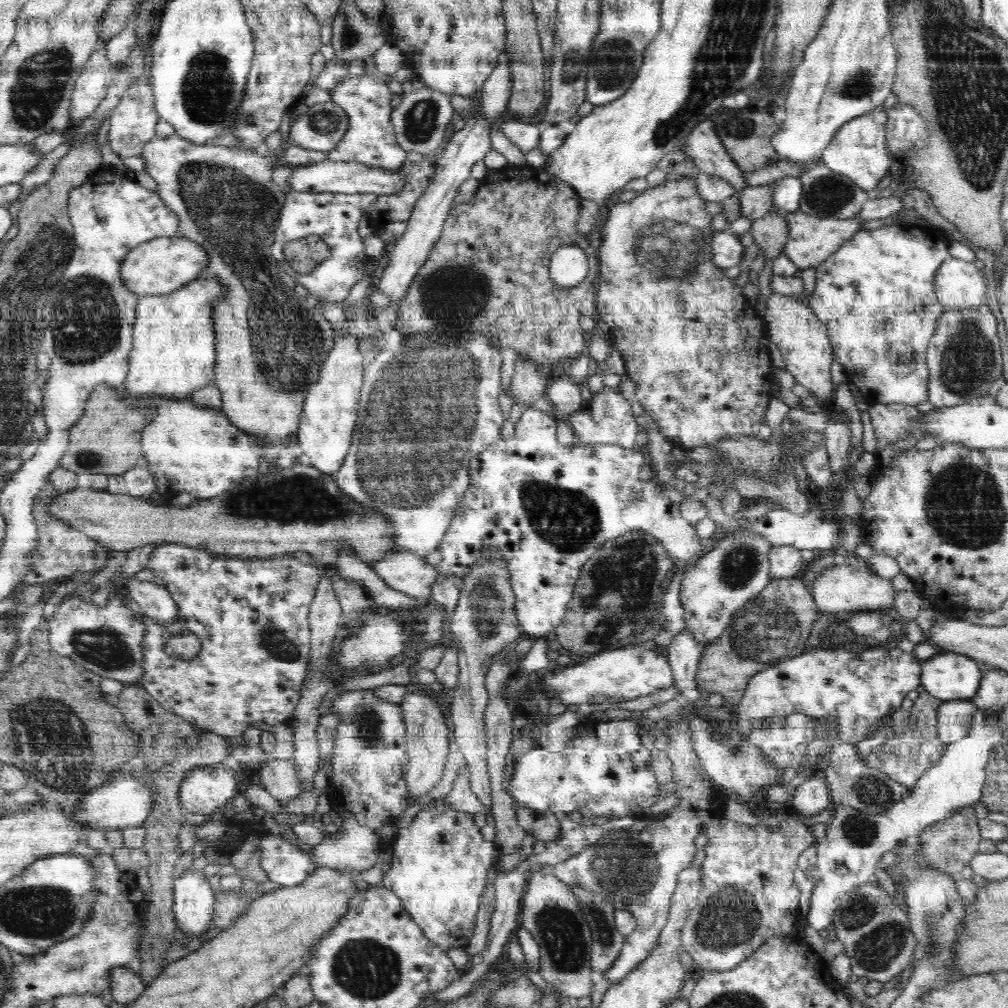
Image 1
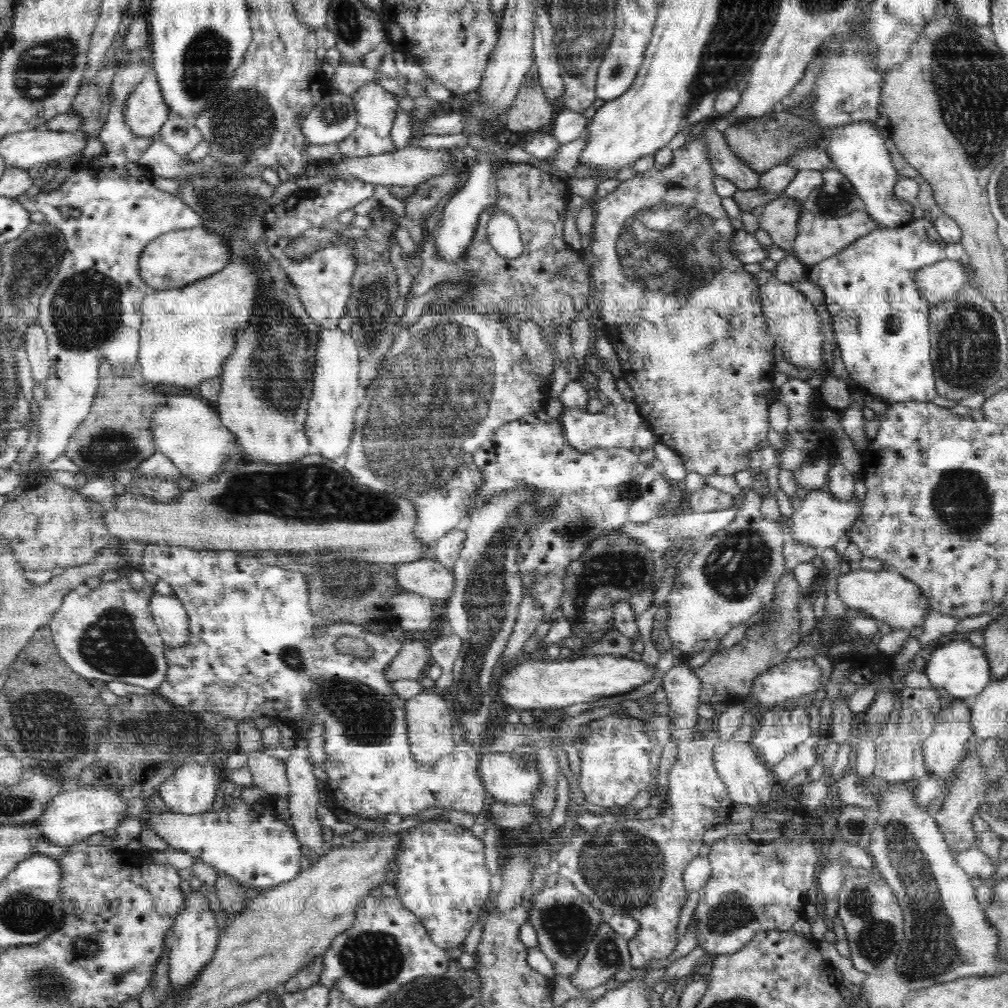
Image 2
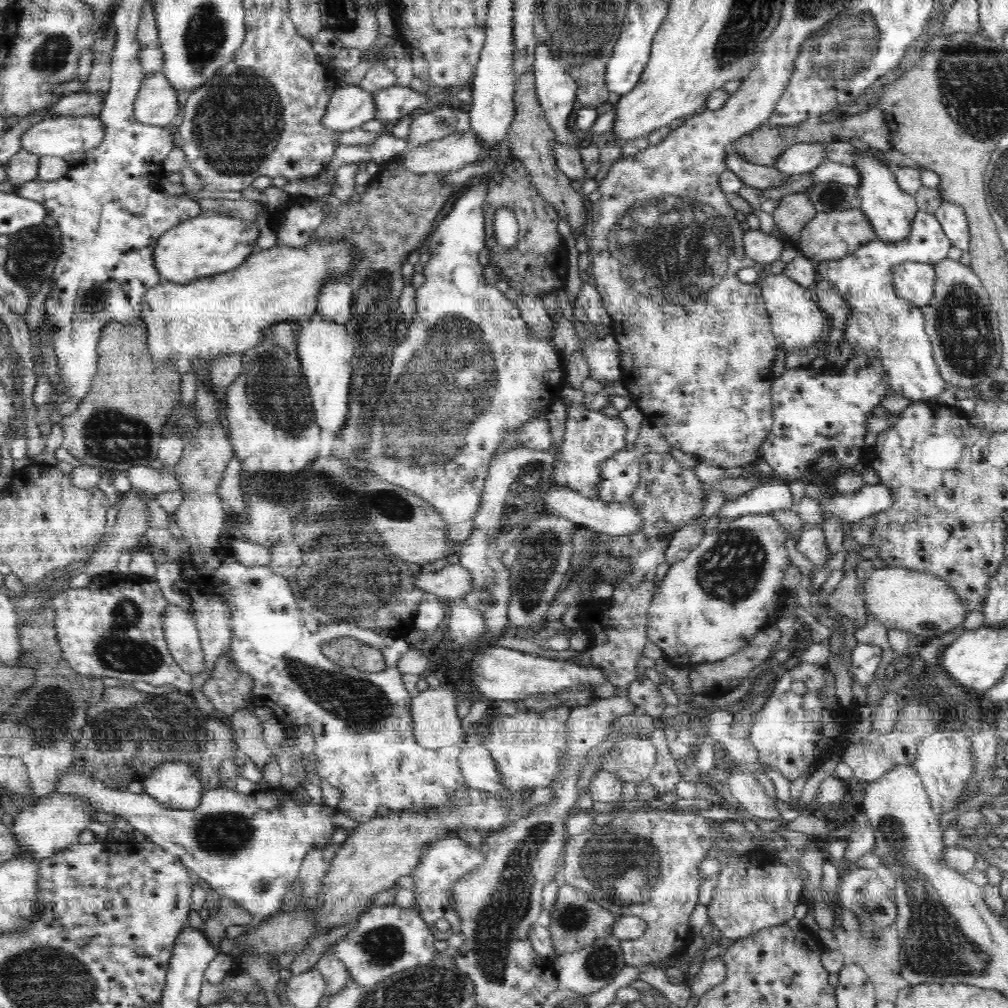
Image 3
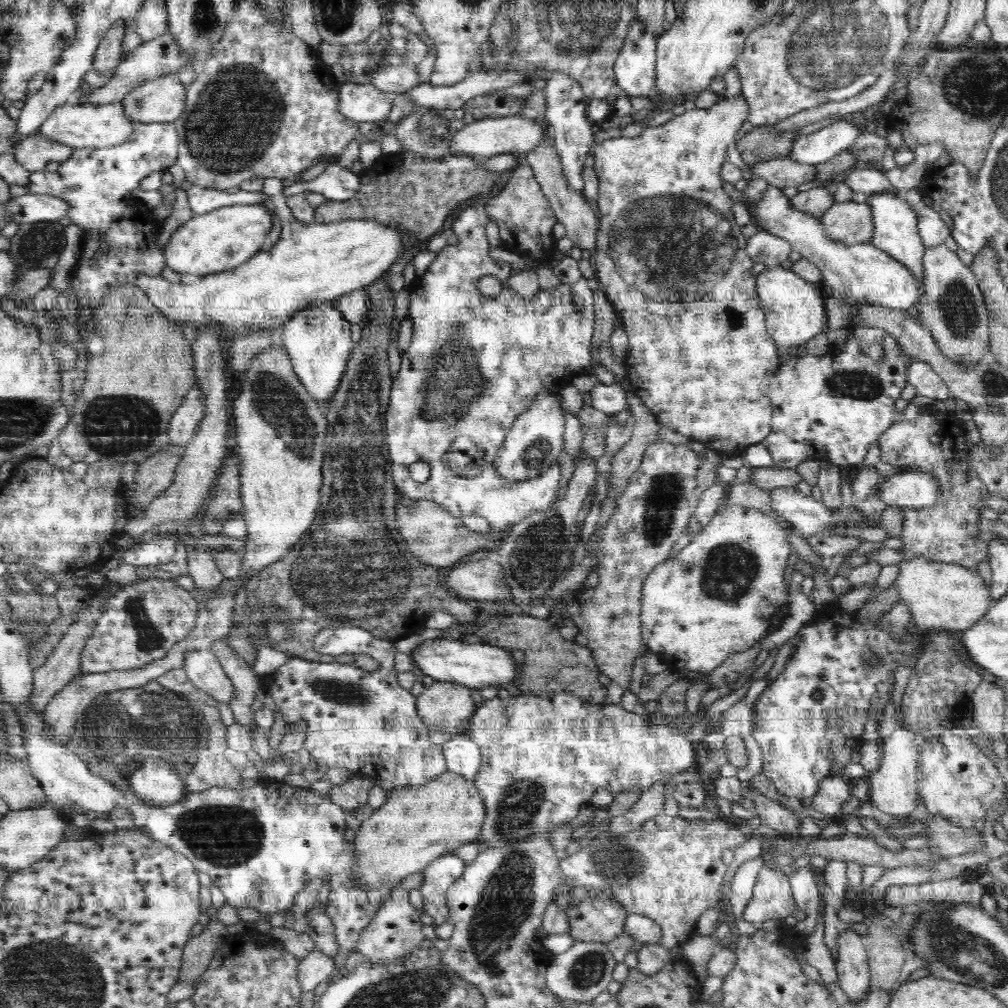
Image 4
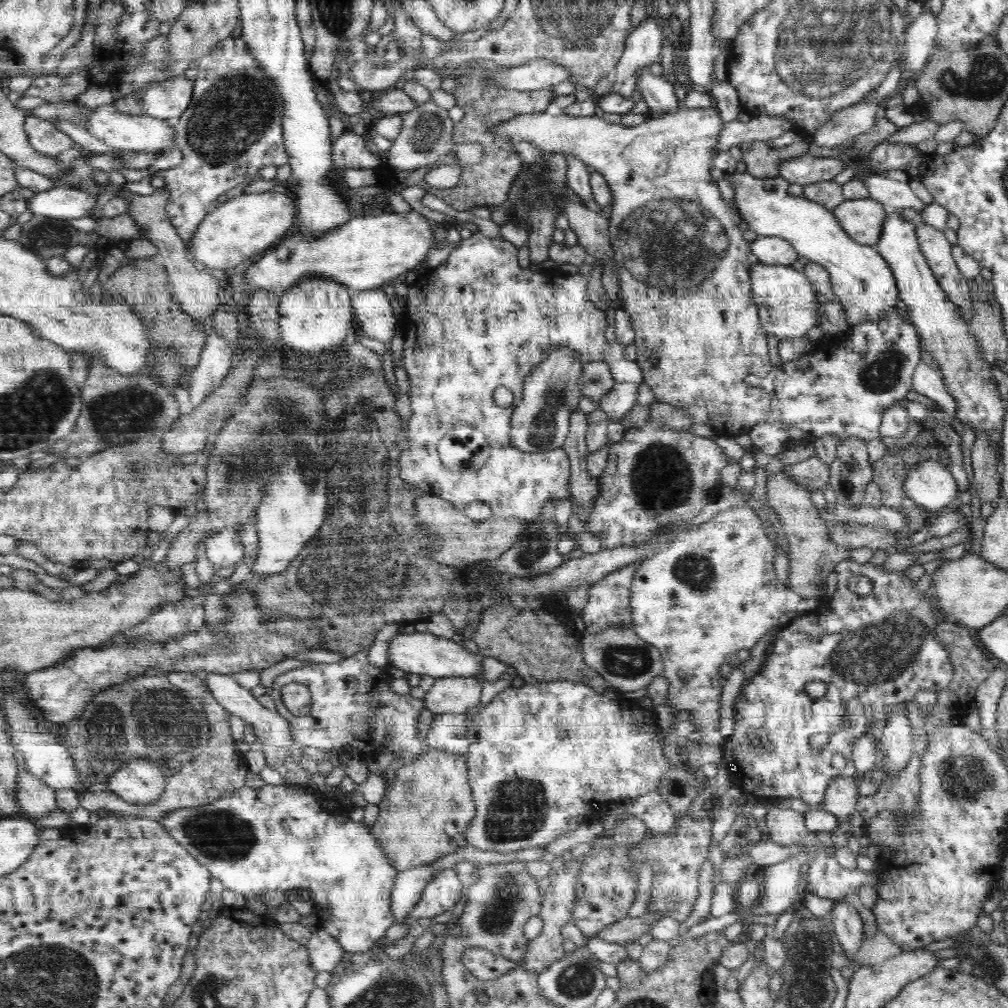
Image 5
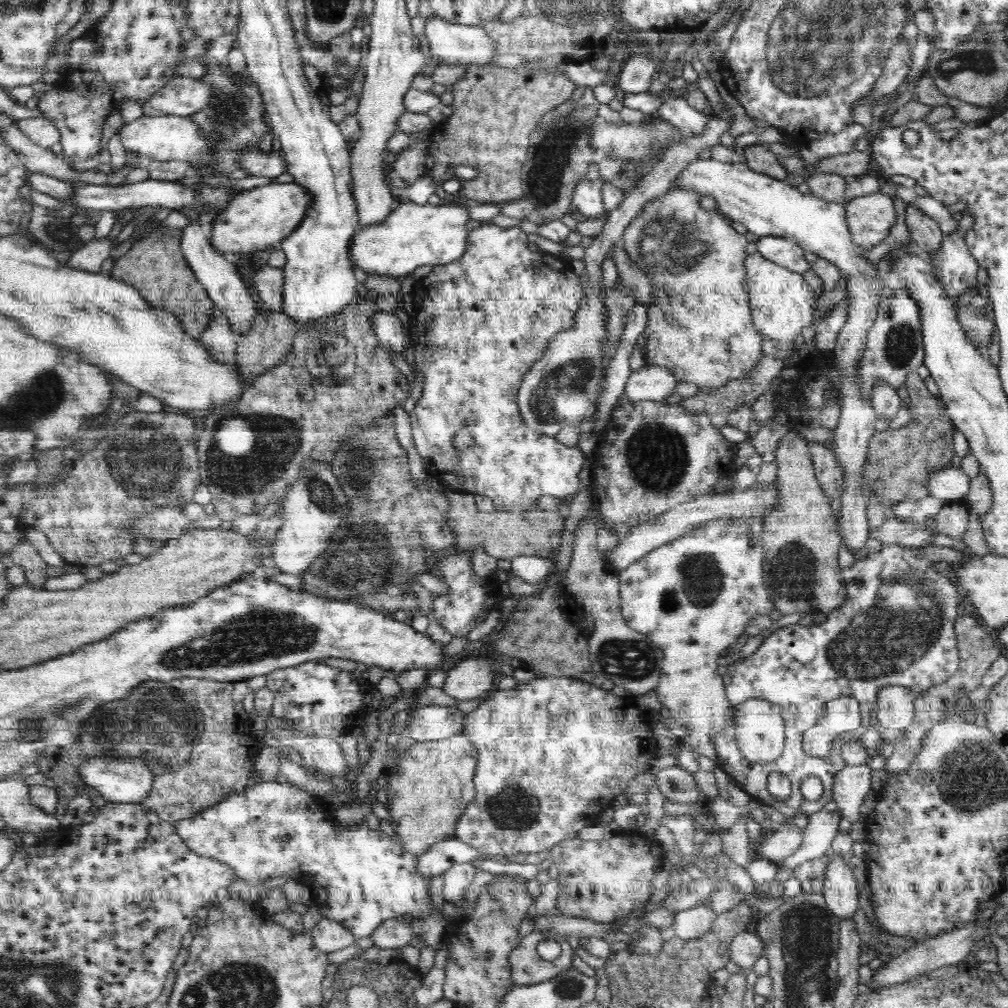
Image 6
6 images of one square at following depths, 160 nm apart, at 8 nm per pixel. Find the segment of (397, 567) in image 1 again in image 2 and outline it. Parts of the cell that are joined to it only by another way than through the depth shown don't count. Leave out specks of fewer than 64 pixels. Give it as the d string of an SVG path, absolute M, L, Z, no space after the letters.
M430 559L398 564L394 573L399 586L428 598L446 600L455 587L453 571Z

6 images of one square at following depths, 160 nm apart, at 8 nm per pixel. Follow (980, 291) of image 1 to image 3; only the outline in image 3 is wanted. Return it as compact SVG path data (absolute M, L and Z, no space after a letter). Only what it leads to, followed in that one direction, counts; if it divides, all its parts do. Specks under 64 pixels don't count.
M902 262L892 268L892 285L899 298L910 305L924 308L934 298L936 269L922 262Z

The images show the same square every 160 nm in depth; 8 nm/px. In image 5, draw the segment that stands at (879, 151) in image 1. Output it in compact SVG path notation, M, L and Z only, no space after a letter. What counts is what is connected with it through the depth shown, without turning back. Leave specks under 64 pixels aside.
M898 211L888 213L884 219L882 226L882 234L880 240L874 245L874 250L878 251L884 257L886 263L890 265L894 277L896 277L896 286L898 287L899 299L908 306L910 322L917 328L918 334L923 341L923 346L928 354L933 356L937 366L940 368L944 385L948 389L948 393L954 397L956 401L956 409L958 409L958 420L962 423L968 423L977 433L984 431L995 444L1001 446L1001 457L1003 456L1001 434L1003 433L1003 422L1005 421L1004 411L1002 408L1002 400L1004 399L998 391L998 383L991 371L989 365L990 358L984 353L976 349L974 339L968 333L967 323L960 317L960 311L954 303L948 301L945 292L940 288L934 273L928 266L926 257L920 251L918 236L916 233L917 226L914 221L904 219Z

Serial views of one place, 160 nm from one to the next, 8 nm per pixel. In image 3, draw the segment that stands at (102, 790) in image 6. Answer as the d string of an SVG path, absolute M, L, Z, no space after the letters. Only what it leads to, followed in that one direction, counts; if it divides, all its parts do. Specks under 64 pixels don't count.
M166 762L144 784L144 791L174 810L194 810L205 789L196 769L184 762Z

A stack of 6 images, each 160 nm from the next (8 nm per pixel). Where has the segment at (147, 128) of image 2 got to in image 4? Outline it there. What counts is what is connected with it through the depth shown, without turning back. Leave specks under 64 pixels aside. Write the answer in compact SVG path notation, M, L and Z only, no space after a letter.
M170 73L143 82L122 100L123 110L128 118L136 123L173 122L182 116L185 109L187 87L178 79L178 73Z

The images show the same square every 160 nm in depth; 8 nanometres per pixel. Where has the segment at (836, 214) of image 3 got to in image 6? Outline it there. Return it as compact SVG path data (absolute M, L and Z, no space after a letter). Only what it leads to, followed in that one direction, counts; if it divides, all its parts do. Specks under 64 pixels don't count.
M880 192L846 201L845 210L849 234L863 250L881 244L896 224L894 200Z

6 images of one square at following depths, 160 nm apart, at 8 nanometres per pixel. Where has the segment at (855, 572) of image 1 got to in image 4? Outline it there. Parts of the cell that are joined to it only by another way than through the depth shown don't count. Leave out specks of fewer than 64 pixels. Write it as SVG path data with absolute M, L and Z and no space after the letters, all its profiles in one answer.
M912 558L899 564L899 573L893 582L899 602L909 608L913 629L928 637L938 630L966 630L974 626L994 604L989 588L984 585L977 570L968 570L958 564Z

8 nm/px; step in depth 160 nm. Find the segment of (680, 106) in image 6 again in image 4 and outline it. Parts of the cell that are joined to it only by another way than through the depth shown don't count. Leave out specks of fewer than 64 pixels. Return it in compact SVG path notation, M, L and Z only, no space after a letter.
M638 16L630 22L619 58L613 66L615 84L629 96L648 97L654 90L658 37L646 29Z

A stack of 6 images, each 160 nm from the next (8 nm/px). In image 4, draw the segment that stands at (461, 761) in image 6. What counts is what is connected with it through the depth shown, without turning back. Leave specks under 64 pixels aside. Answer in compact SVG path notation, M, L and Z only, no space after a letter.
M444 772L435 780L422 787L405 787L388 793L387 802L373 811L370 818L359 822L356 837L353 840L353 858L355 858L355 882L364 890L374 888L390 890L408 874L423 871L428 864L447 852L454 852L459 846L472 841L478 842L482 830L486 809L484 800L470 782L461 774Z

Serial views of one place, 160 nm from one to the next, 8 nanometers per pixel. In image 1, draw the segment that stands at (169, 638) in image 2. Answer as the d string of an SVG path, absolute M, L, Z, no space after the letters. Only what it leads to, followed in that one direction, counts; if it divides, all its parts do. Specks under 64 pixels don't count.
M130 577L124 583L128 590L128 600L136 602L141 610L141 615L150 617L150 620L169 625L176 617L178 607L164 585L148 581L138 581Z

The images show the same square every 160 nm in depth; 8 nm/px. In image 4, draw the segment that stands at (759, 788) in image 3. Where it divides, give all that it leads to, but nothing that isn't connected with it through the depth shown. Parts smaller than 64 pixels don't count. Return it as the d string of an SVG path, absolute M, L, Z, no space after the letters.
M746 788L746 797L755 806L755 814L763 824L774 828L780 834L779 837L796 838L801 820L780 802L767 800L756 788Z

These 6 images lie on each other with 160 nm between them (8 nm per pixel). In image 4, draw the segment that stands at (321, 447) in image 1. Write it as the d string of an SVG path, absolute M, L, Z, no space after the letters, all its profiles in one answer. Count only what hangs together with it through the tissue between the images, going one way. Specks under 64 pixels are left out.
M324 301L314 309L295 313L279 329L282 338L281 346L286 349L294 372L299 376L308 394L318 401L321 408L336 394L355 345L350 337L351 322L341 314L334 308L334 302Z

